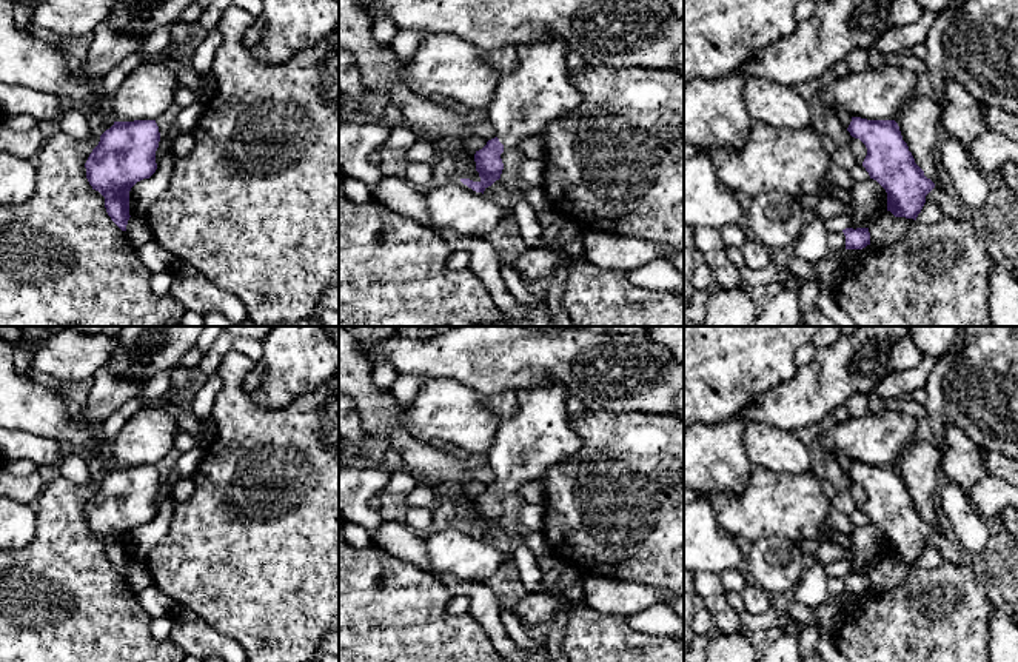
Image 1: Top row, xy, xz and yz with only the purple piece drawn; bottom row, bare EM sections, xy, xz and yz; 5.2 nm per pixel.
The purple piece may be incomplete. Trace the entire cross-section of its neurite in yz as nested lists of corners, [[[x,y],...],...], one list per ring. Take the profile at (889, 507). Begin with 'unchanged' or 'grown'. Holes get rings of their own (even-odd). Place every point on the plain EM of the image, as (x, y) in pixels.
unchanged; [[[852,462],[847,476],[866,490],[862,511],[886,534],[887,556],[916,565],[935,528],[915,508],[898,468]]]

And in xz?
grown; [[[556,382],[516,391],[517,413],[499,423],[487,453],[496,482],[476,496],[481,525],[460,523],[482,537],[501,523],[505,494],[517,494],[525,483],[541,482],[554,463],[578,456],[582,439],[571,430],[565,388]]]

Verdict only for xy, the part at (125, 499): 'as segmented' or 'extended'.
as segmented

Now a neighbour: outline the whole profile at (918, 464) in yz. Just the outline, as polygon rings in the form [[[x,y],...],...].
[[[921,439],[907,443],[895,463],[915,508],[938,533],[943,533],[943,528],[938,517],[933,514],[933,493],[938,488],[936,476],[941,471],[941,463],[941,450]]]

